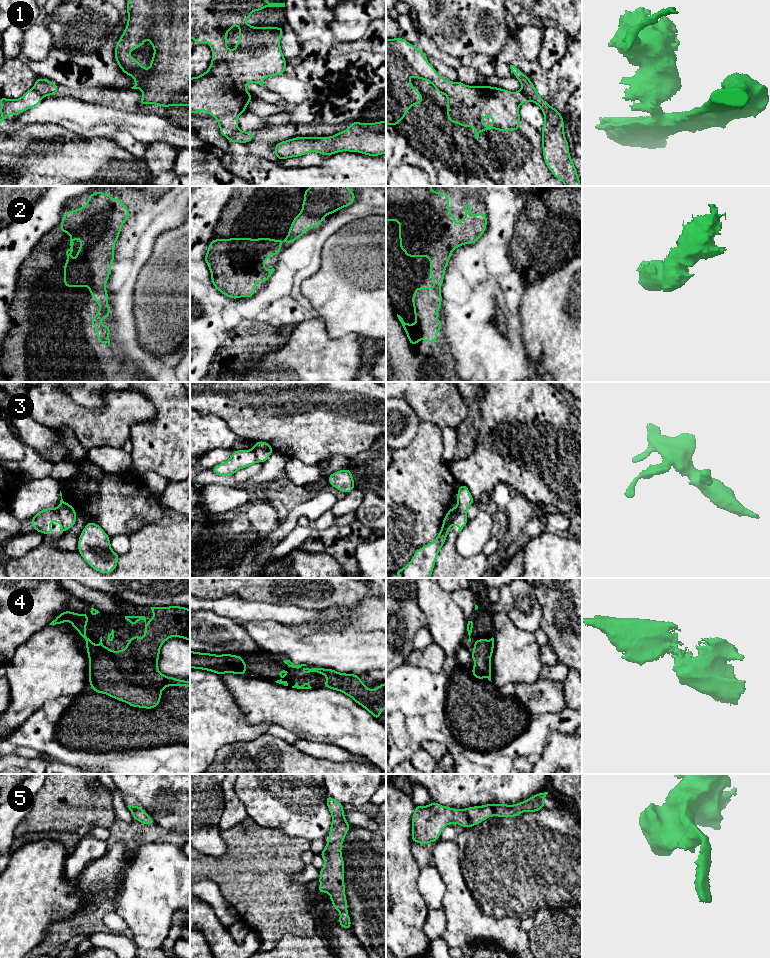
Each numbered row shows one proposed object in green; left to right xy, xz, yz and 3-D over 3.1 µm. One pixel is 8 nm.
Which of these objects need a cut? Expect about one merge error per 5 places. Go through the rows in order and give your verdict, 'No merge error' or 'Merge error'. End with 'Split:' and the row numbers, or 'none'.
1: Merge error
2: No merge error
3: Merge error
4: No merge error
5: No merge error
Split: 1, 3

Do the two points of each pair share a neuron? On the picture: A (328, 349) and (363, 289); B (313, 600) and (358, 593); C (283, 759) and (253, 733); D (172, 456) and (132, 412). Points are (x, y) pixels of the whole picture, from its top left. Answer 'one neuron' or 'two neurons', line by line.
A: two neurons
B: one neuron
C: two neurons
D: two neurons

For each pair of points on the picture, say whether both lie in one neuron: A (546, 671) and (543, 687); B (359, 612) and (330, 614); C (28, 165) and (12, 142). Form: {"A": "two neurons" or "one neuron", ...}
{"A": "two neurons", "B": "one neuron", "C": "one neuron"}

